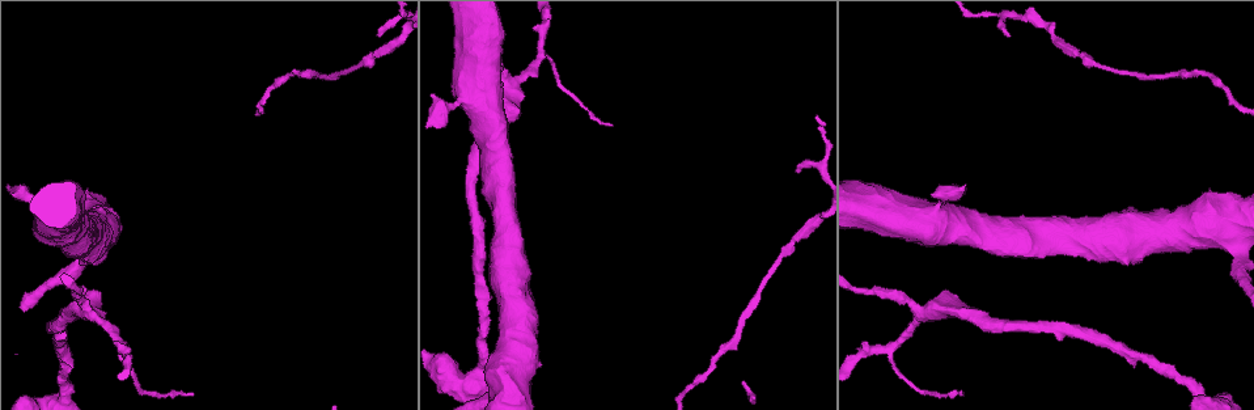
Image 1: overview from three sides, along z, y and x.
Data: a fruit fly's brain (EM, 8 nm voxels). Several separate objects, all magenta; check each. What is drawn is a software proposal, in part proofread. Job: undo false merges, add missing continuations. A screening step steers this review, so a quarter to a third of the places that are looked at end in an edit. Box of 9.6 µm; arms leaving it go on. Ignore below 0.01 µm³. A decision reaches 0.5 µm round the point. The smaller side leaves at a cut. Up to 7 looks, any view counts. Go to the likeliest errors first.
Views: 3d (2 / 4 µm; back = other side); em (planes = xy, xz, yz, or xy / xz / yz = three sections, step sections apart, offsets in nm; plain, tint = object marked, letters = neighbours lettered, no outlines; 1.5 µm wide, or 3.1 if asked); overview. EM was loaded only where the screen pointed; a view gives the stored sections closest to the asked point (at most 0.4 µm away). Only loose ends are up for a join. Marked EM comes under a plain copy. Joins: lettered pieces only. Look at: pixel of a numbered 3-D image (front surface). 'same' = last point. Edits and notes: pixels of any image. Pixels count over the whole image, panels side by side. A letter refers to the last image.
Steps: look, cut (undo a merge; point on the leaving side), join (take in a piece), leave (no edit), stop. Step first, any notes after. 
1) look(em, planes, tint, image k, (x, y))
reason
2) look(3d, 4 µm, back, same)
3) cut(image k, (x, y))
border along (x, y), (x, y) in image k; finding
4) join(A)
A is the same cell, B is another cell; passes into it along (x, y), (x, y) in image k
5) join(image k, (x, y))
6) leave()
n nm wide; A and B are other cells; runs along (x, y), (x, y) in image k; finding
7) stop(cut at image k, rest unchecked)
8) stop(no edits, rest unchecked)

look(3d, 4 µm, image 1, (796, 172))
thin end

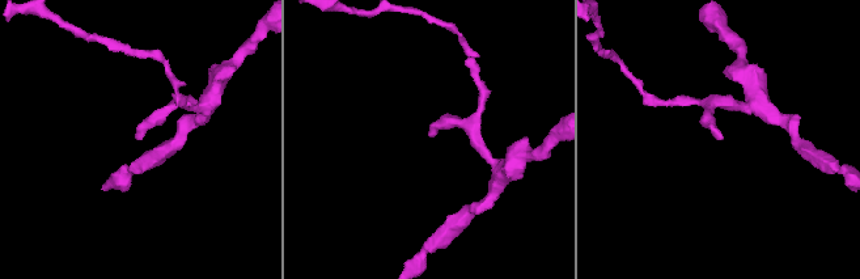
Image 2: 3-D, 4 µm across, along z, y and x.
look(em, yz, step 4, letters, image 2, (721, 139))
need the tissue

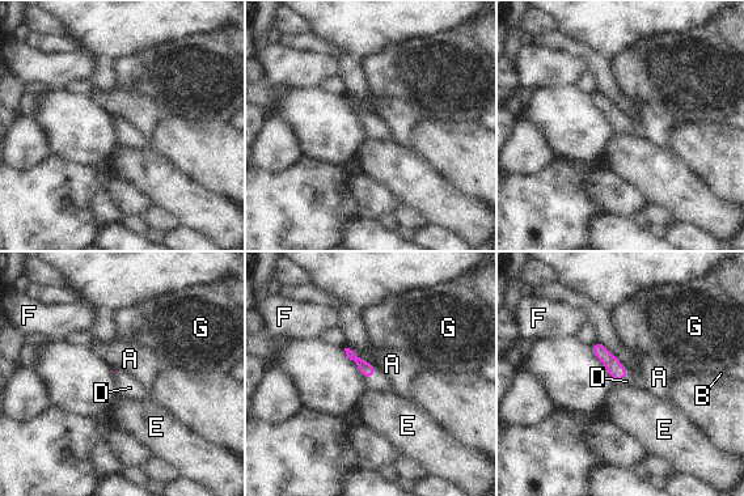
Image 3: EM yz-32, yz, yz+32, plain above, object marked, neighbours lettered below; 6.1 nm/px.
join(D)
D is the same cell, A, B, E, F and G are other cells; the neuron continues

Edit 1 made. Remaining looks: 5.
look(overview)

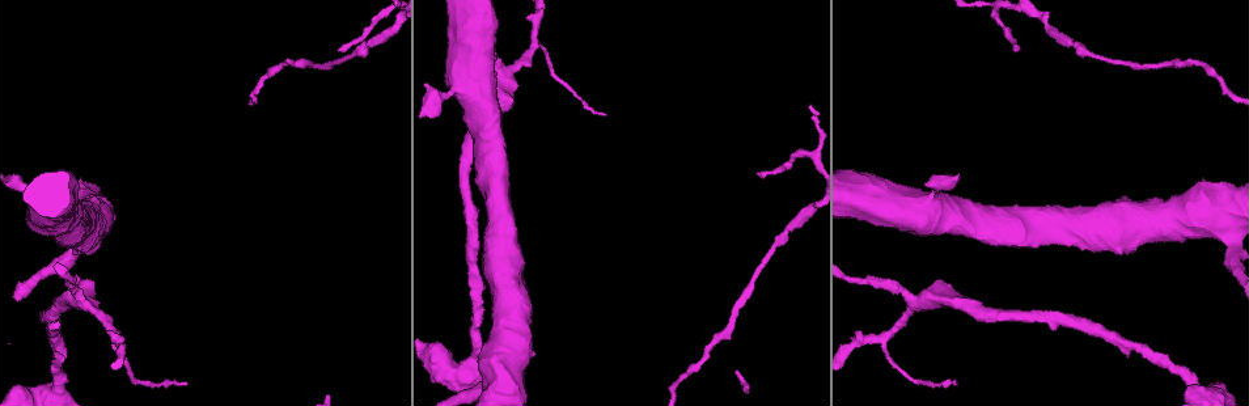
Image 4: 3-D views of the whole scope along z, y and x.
look(em, xy, step 4, letters, image 4, (185, 385))
thin end

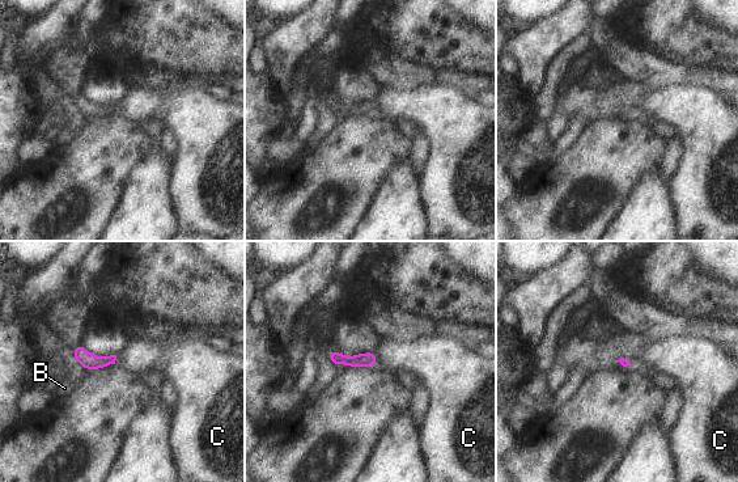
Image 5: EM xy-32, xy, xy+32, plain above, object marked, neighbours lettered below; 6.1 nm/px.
leave()
B and C are other cells; runs along (333, 354), (347, 360), (373, 359) in image 5; no lettered piece goes on from it

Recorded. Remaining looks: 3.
look(em, planes, letters, image 4, (531, 41))
three-way junction

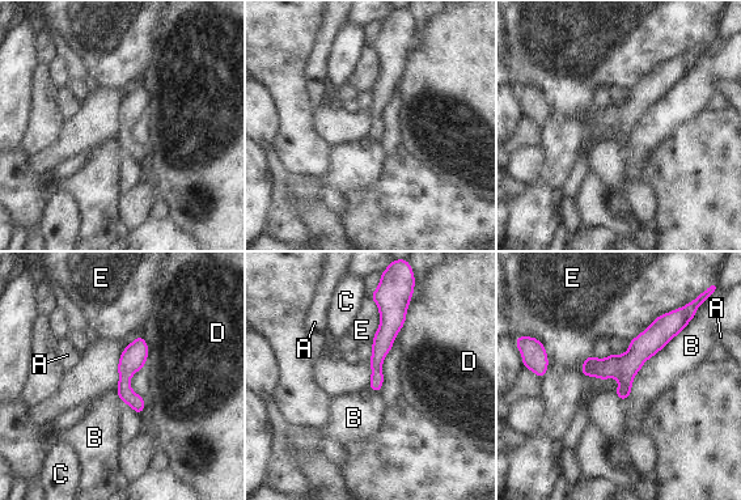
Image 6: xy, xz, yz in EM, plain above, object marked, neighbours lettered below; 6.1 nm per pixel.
leave()
90 nm wide; A, B, C, D and E are other cells; continuous, no second neuron

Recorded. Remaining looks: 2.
stop(join at image 3, rest unchecked)

